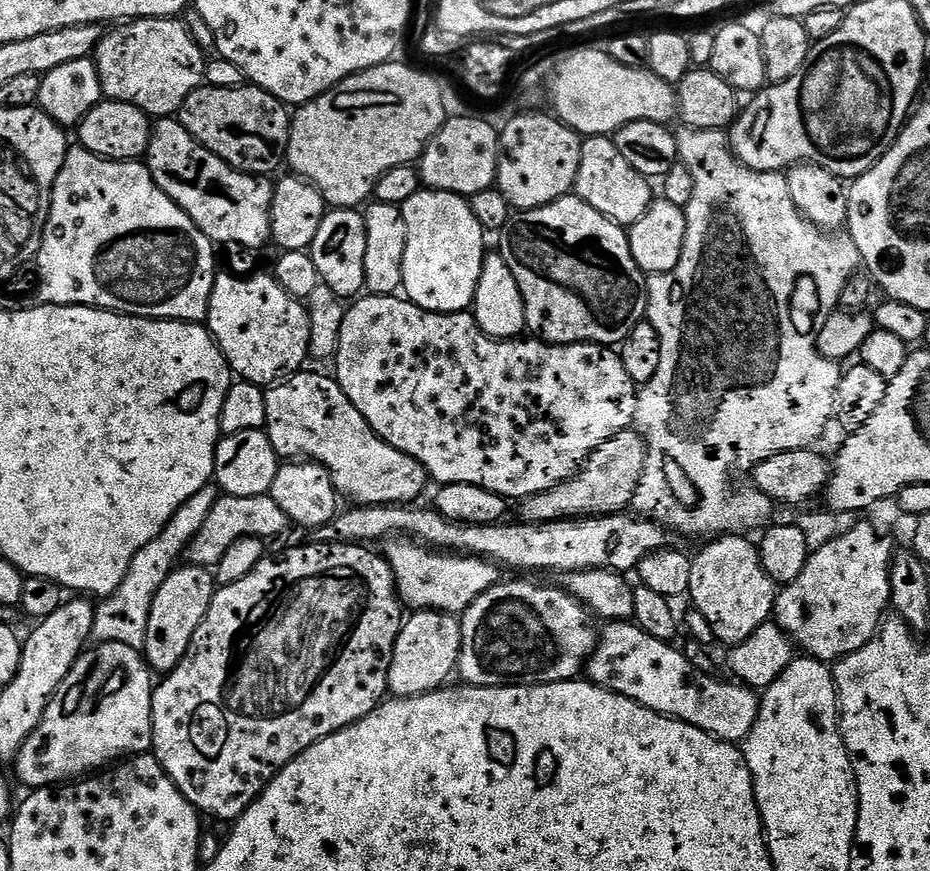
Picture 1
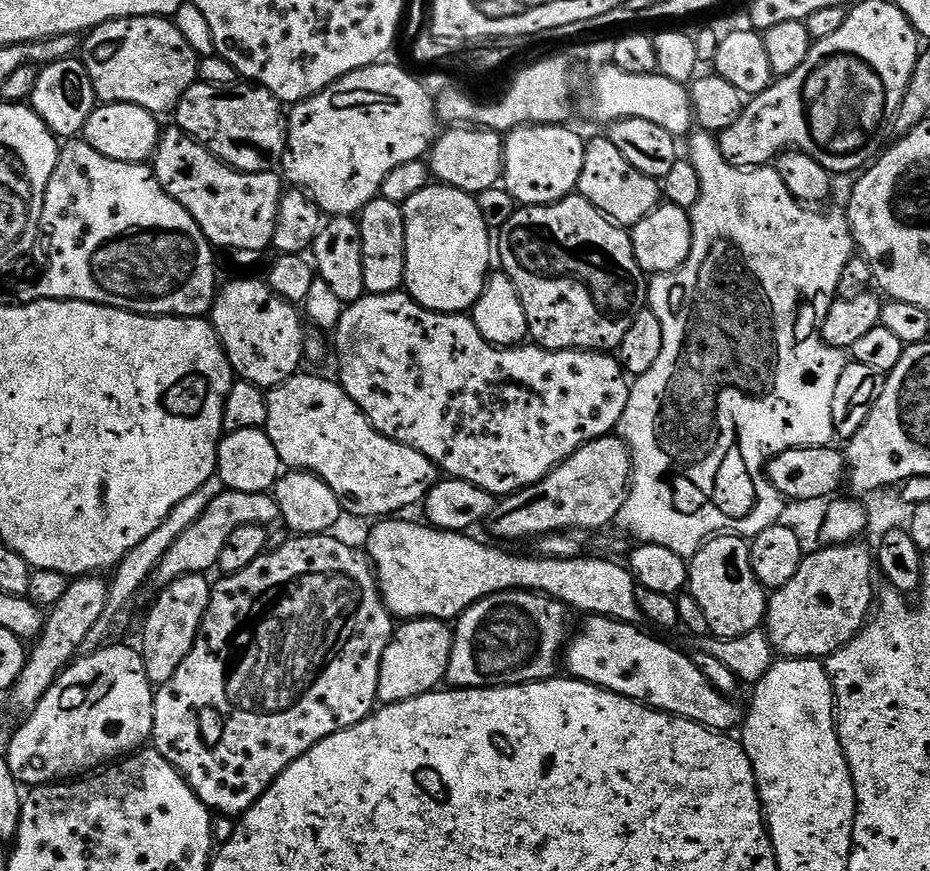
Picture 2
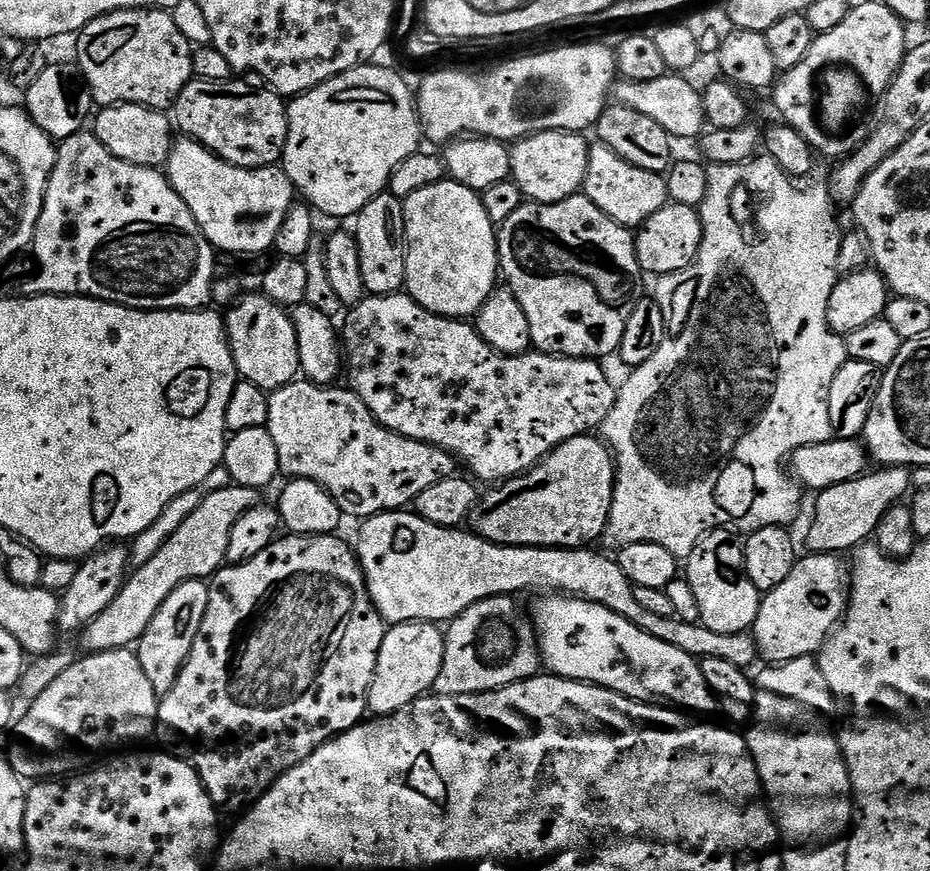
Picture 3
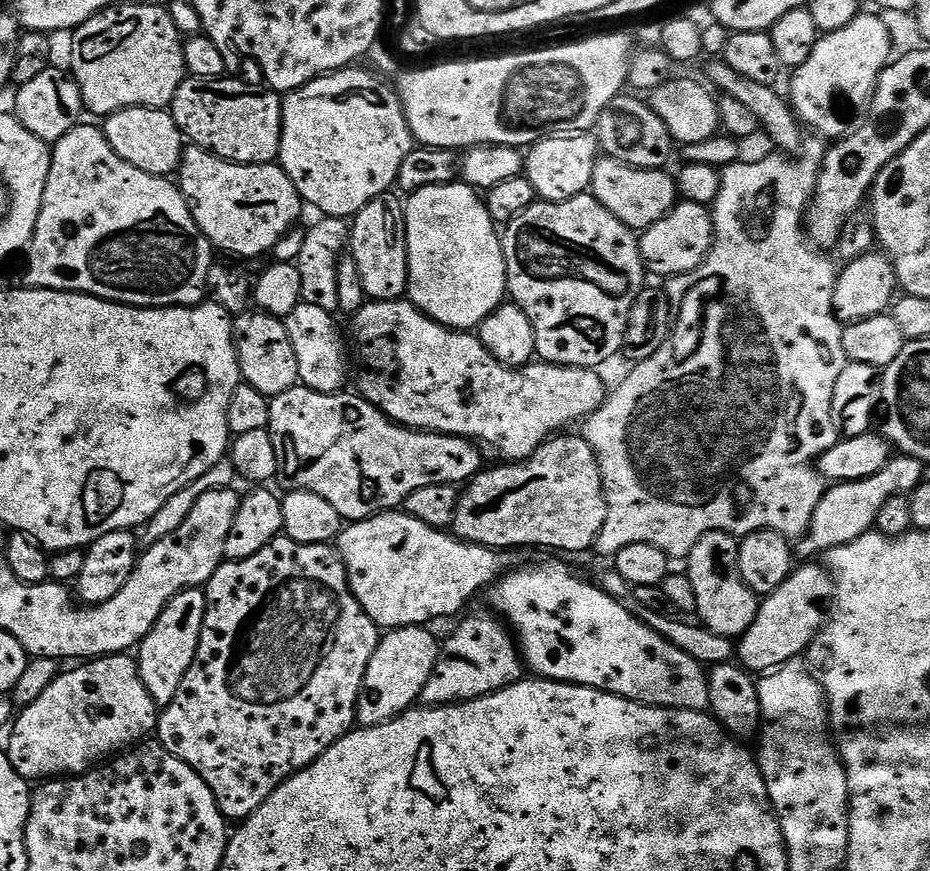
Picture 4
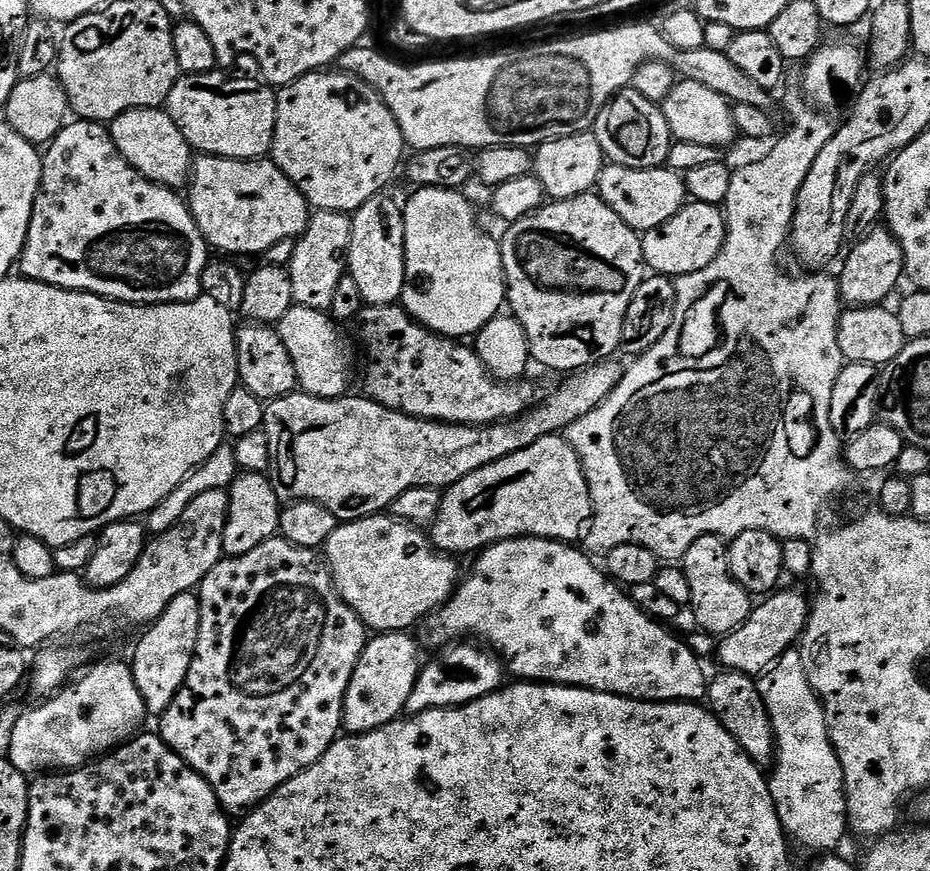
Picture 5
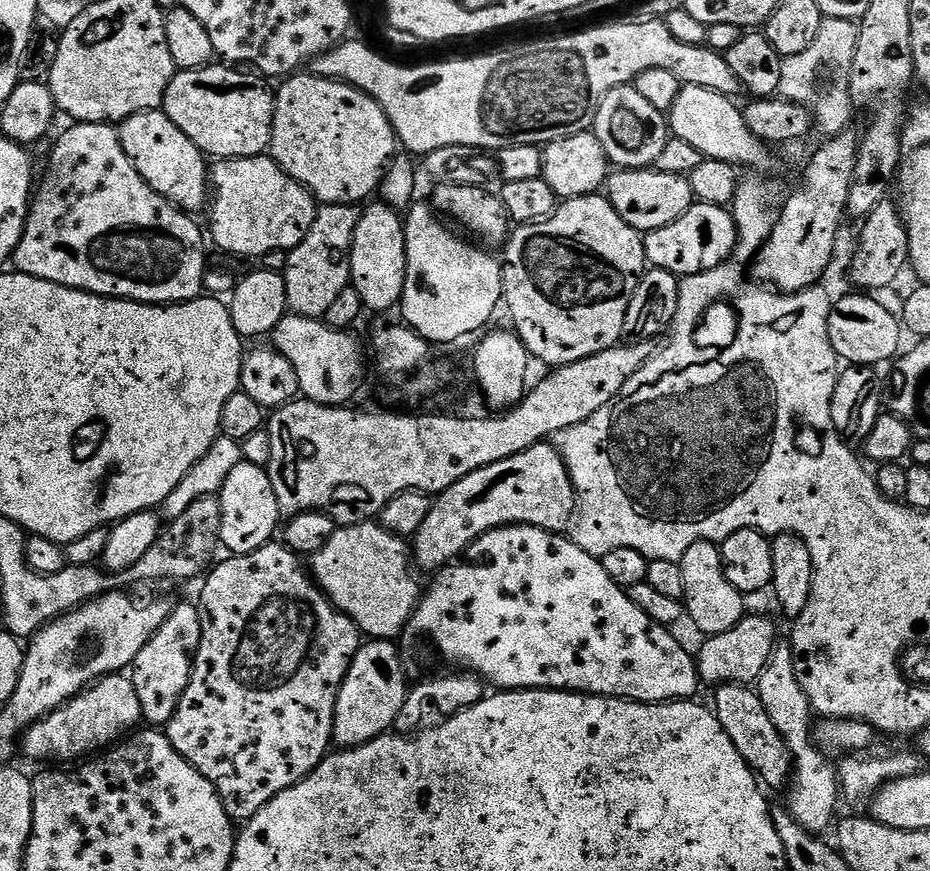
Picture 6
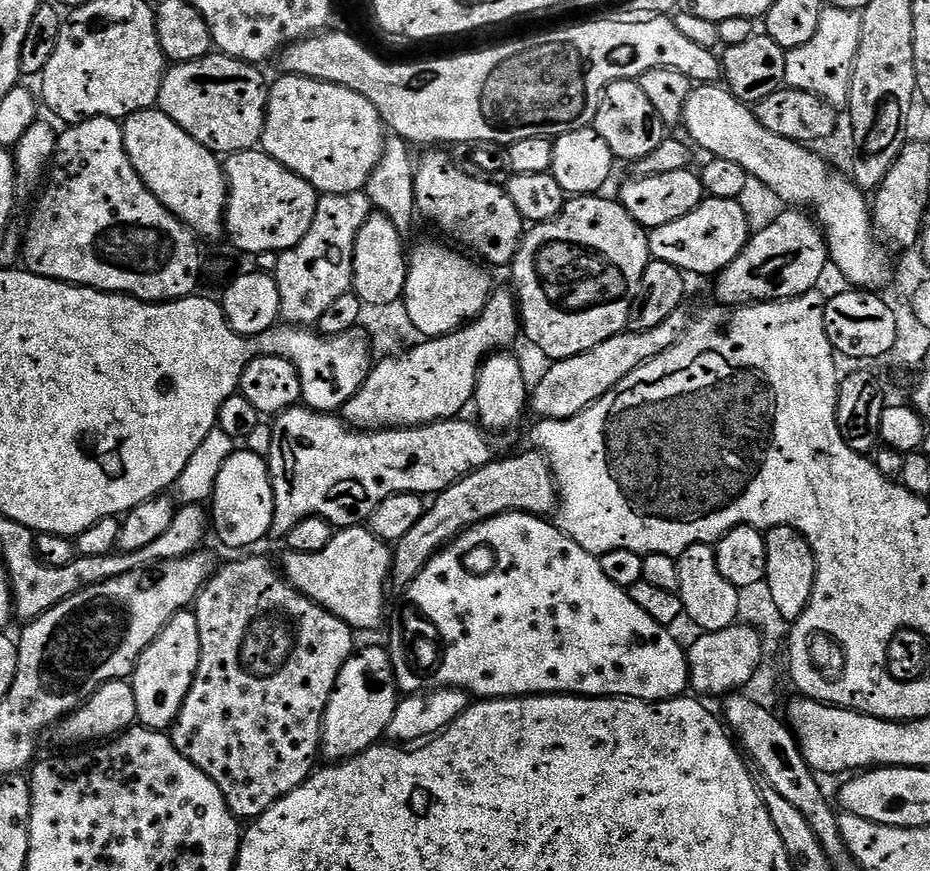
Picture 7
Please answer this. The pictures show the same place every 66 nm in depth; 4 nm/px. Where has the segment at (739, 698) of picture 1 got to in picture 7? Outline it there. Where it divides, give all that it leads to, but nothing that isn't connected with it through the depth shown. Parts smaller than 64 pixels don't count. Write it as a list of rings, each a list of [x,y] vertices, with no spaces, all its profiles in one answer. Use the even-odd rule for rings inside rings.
[[[503,512],[501,516],[495,516],[489,520],[484,520],[481,524],[475,524],[474,527],[468,528],[464,533],[450,544],[445,544],[440,551],[434,554],[434,558],[430,558],[430,562],[426,562],[426,566],[416,575],[414,582],[403,589],[404,605],[396,612],[396,617],[392,620],[392,629],[388,632],[388,641],[386,647],[388,655],[392,657],[392,669],[396,675],[396,686],[401,693],[415,694],[418,692],[426,692],[437,688],[461,688],[472,698],[483,698],[486,700],[506,700],[513,696],[547,696],[549,694],[567,694],[569,696],[590,696],[593,698],[627,698],[630,700],[646,700],[655,702],[657,700],[675,700],[683,697],[689,691],[688,683],[688,653],[685,645],[680,645],[674,637],[671,636],[669,629],[663,624],[654,622],[654,618],[650,618],[650,614],[645,614],[636,603],[628,597],[625,589],[614,586],[614,582],[610,582],[610,578],[606,578],[606,574],[602,574],[602,566],[599,559],[592,556],[586,550],[582,550],[582,546],[578,546],[578,542],[574,542],[569,536],[561,532],[551,519],[542,516],[533,516],[531,512]]]

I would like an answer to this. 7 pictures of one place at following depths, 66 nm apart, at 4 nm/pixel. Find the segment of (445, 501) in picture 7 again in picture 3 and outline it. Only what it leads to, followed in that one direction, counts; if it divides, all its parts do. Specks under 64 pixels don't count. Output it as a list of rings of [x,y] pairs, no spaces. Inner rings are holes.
[[[595,435],[575,436],[566,442],[562,442],[553,450],[549,456],[545,456],[540,463],[534,465],[528,472],[523,472],[520,476],[514,477],[513,480],[505,480],[499,486],[492,486],[488,493],[479,497],[478,503],[472,509],[470,517],[471,531],[476,535],[489,540],[495,544],[520,544],[522,546],[538,546],[539,548],[582,548],[591,545],[591,540],[596,540],[599,536],[605,535],[608,526],[608,515],[612,509],[612,491],[616,485],[616,469],[614,467],[614,457],[607,444],[603,439],[597,438]]]

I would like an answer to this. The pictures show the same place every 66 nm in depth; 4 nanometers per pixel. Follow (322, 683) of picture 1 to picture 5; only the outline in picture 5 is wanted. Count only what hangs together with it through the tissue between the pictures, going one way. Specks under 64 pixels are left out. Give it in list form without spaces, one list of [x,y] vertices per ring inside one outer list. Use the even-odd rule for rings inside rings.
[[[279,534],[262,542],[262,546],[254,546],[250,554],[222,558],[218,566],[214,566],[214,570],[206,574],[199,586],[198,595],[200,625],[196,653],[190,662],[186,682],[178,690],[174,702],[170,702],[163,716],[159,717],[158,735],[170,746],[172,752],[177,752],[211,786],[225,813],[229,817],[240,818],[270,799],[273,792],[278,791],[287,780],[314,766],[314,762],[321,760],[326,750],[341,735],[346,690],[350,686],[350,678],[354,678],[354,666],[358,666],[358,658],[362,658],[362,650],[368,644],[370,632],[364,627],[356,611],[338,594],[336,583],[332,581],[331,571],[321,553],[310,548],[294,546]]]

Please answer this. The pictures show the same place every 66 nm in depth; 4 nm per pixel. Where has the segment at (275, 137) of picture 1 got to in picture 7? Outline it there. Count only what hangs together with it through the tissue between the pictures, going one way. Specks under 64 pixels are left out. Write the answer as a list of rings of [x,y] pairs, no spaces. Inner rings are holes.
[[[209,54],[194,62],[172,64],[165,71],[160,87],[159,111],[165,112],[170,119],[178,122],[178,126],[182,126],[182,130],[186,130],[186,134],[190,134],[190,138],[202,142],[202,146],[214,153],[251,152],[260,144],[268,109],[270,84],[267,79],[264,81],[260,72],[263,71],[255,64],[247,64],[223,54]]]

